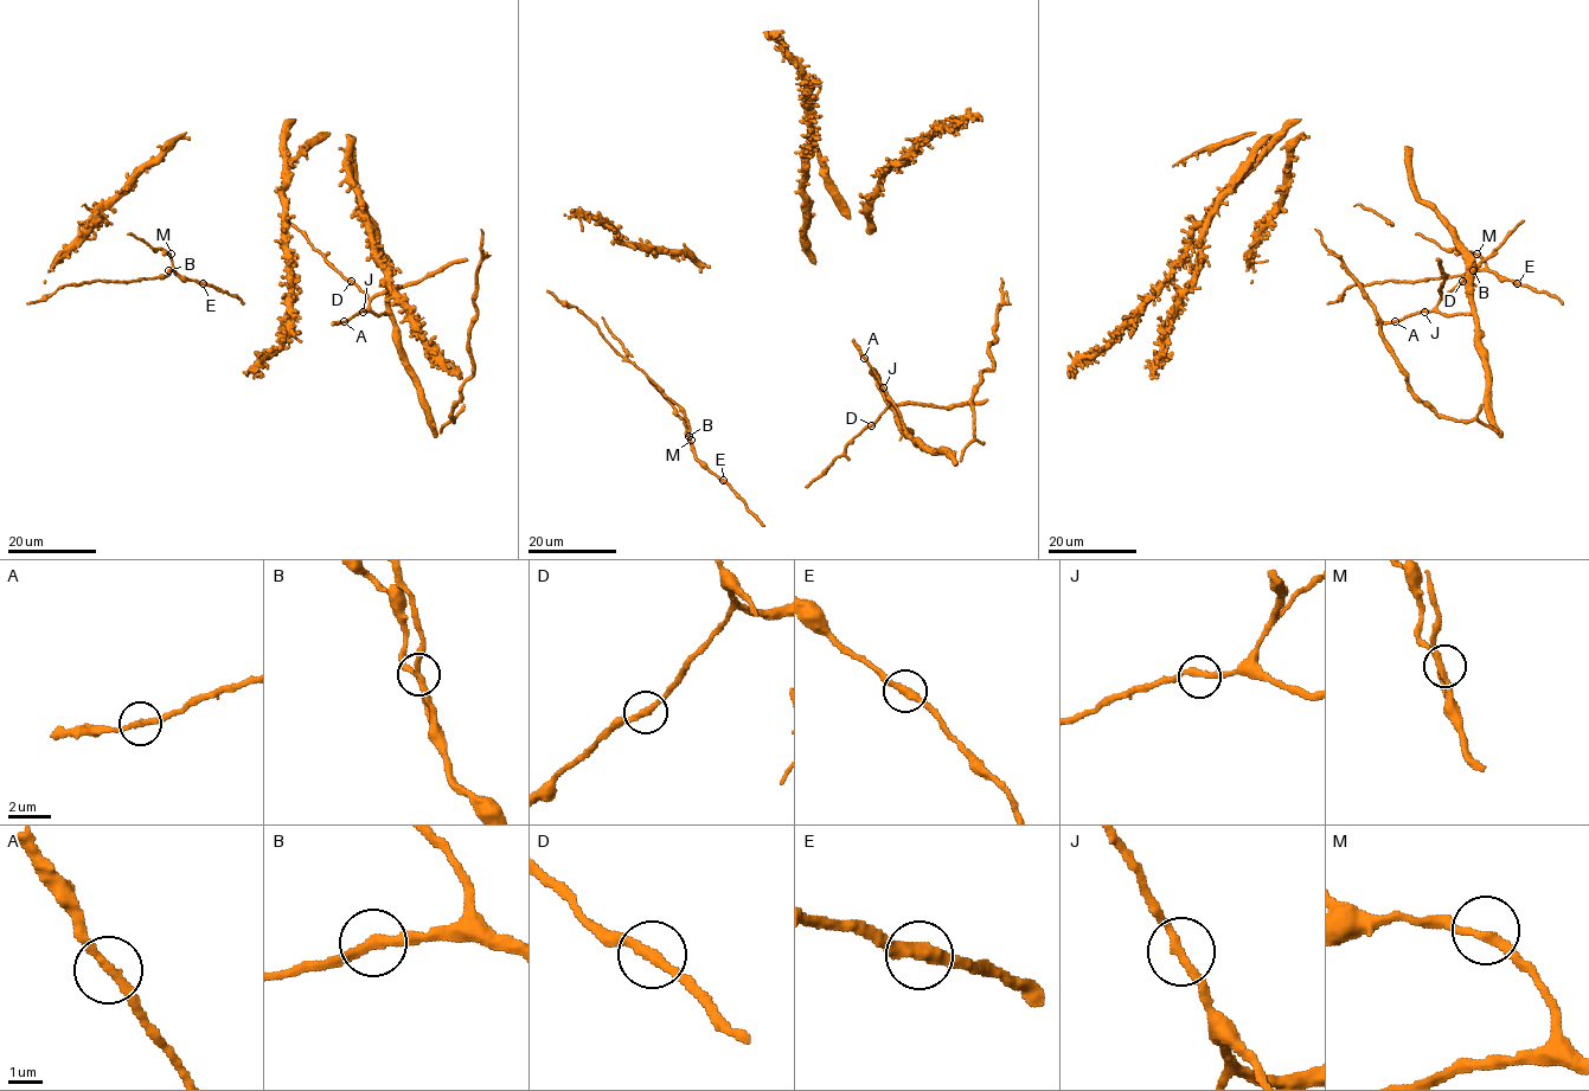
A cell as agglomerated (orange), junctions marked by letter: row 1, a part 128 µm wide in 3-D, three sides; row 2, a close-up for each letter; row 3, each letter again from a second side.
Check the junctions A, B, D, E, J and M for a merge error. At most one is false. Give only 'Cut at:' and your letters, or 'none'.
Cut at: none

